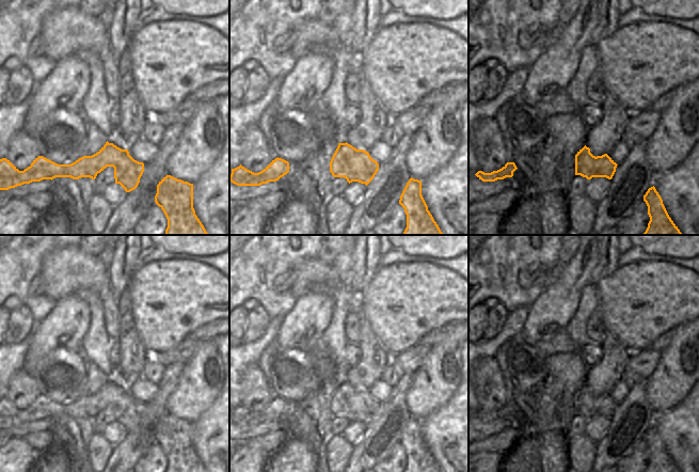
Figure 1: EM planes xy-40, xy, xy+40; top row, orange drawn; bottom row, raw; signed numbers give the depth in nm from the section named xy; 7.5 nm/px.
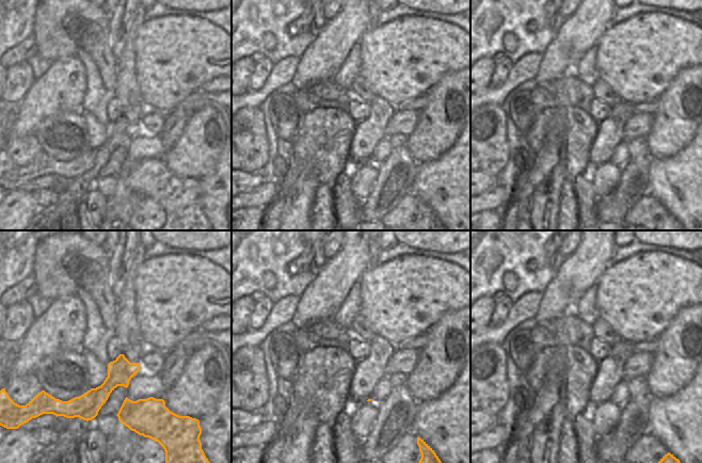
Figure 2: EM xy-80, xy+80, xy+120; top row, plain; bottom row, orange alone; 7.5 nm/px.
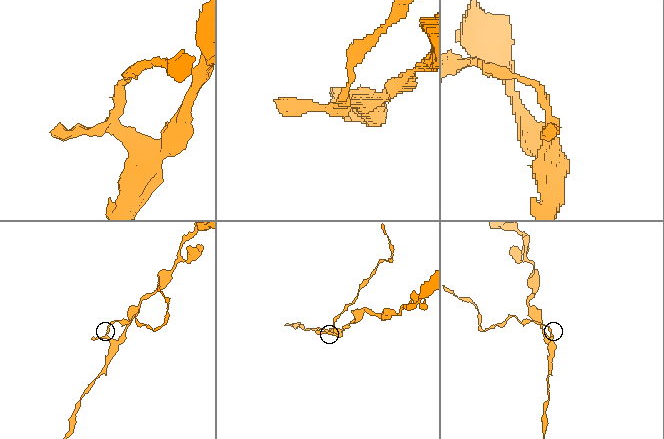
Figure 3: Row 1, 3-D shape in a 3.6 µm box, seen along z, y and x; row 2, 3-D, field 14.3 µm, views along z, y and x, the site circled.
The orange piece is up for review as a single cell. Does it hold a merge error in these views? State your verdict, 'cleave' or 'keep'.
cleave

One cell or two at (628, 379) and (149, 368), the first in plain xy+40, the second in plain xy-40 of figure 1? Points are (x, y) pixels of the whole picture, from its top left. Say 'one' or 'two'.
one

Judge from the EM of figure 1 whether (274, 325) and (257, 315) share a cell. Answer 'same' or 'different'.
different

